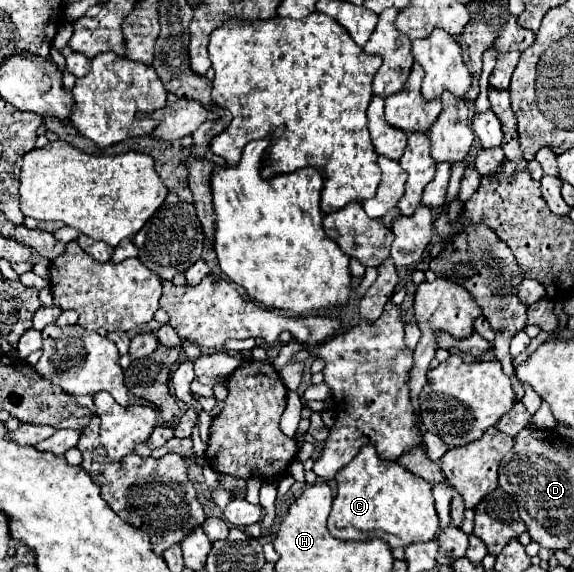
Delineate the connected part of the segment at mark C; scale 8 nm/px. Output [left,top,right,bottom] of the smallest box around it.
[328,445,438,547]

